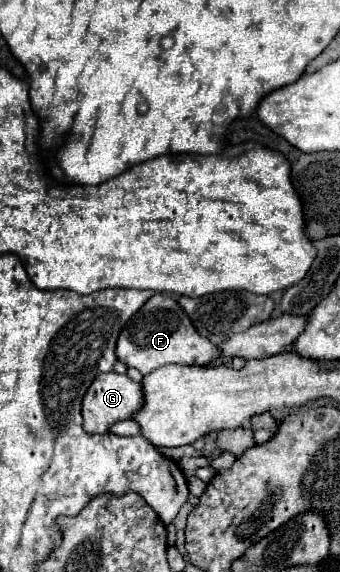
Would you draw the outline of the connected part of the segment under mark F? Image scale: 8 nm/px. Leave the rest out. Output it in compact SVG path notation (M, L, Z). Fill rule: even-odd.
M153 294L123 326L117 338L117 358L127 366L137 368L143 376L165 364L185 364L185 366L203 366L217 356L217 346L207 338L197 334L185 310L177 304L175 298L165 294Z

